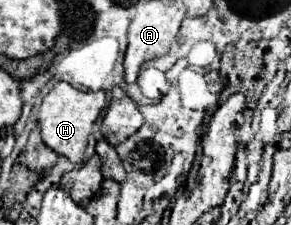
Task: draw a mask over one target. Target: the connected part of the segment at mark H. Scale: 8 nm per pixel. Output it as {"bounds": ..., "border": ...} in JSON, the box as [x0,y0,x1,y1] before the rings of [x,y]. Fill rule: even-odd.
{"bounds":[37,82,105,164],"border":[[[59,82],[45,98],[43,104],[39,106],[37,112],[37,122],[41,128],[41,138],[43,142],[59,156],[65,156],[67,160],[71,160],[73,164],[83,162],[83,152],[87,146],[87,138],[91,134],[93,122],[97,120],[97,116],[101,114],[101,110],[105,108],[105,92],[81,92],[77,88],[73,88],[67,82]]]}

